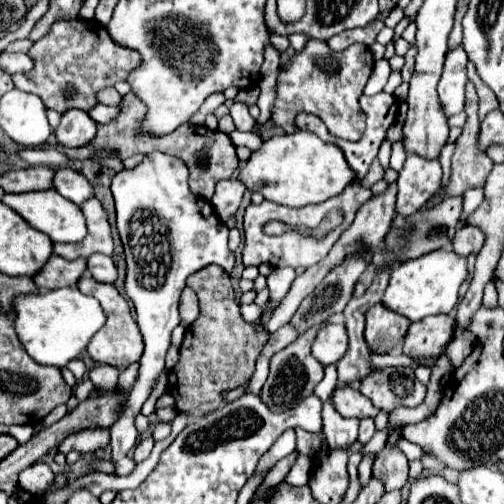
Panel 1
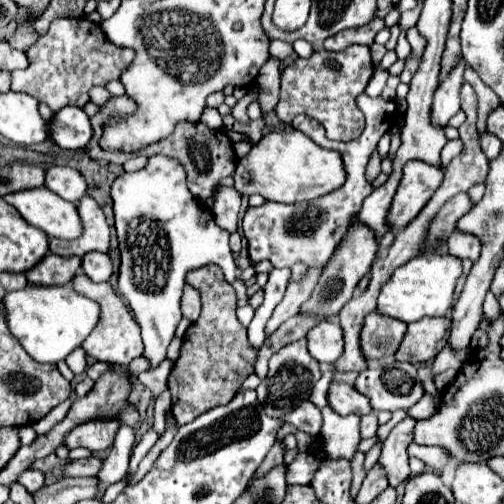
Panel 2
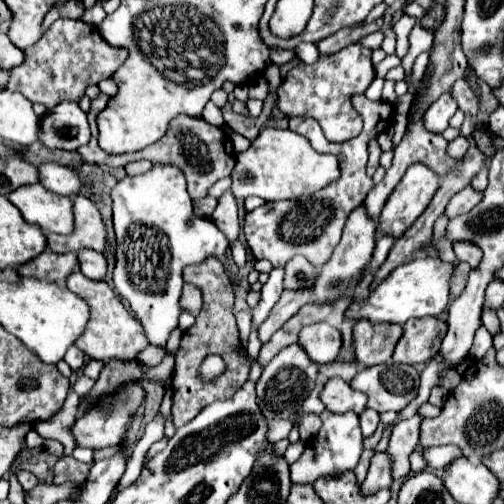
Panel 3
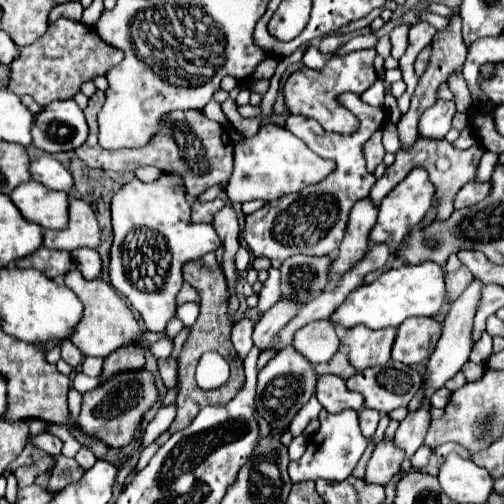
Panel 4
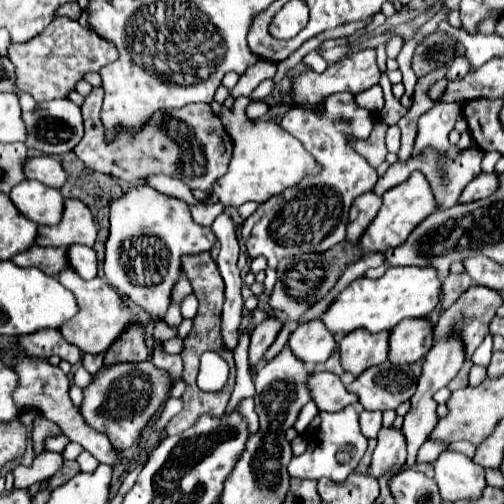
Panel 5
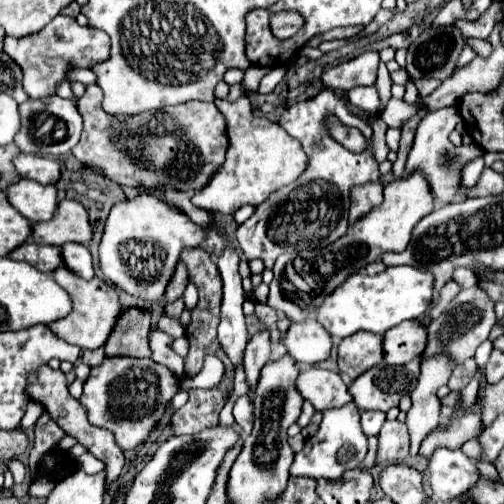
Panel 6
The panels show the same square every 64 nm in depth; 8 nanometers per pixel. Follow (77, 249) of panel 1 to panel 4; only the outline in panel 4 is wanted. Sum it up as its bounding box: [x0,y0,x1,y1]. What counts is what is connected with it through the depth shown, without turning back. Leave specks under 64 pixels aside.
[44,198,100,250]

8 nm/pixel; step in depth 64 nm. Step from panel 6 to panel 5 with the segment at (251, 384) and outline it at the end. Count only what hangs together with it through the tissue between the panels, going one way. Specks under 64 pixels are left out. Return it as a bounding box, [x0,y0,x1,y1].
[248,316,282,370]

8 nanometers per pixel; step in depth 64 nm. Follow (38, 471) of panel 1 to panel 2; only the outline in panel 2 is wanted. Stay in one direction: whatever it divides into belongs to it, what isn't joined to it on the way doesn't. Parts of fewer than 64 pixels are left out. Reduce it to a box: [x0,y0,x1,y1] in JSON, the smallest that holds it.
[20,470,44,490]

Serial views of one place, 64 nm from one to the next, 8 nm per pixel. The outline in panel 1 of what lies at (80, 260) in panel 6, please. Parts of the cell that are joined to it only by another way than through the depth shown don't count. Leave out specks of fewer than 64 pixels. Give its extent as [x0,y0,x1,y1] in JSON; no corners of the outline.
[88,254,116,284]

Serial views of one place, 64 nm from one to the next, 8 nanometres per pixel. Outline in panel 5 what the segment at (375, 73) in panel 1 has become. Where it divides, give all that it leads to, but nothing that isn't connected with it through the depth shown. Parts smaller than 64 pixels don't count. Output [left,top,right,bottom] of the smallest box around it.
[354,84,384,114]

